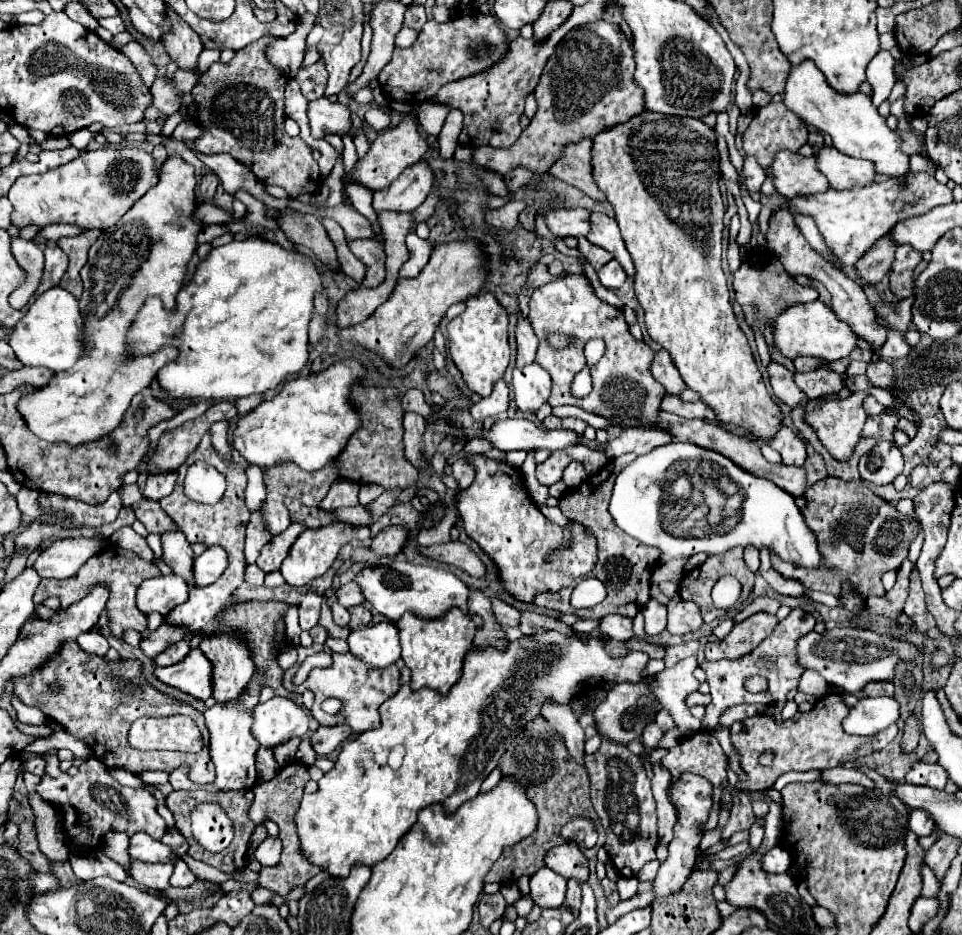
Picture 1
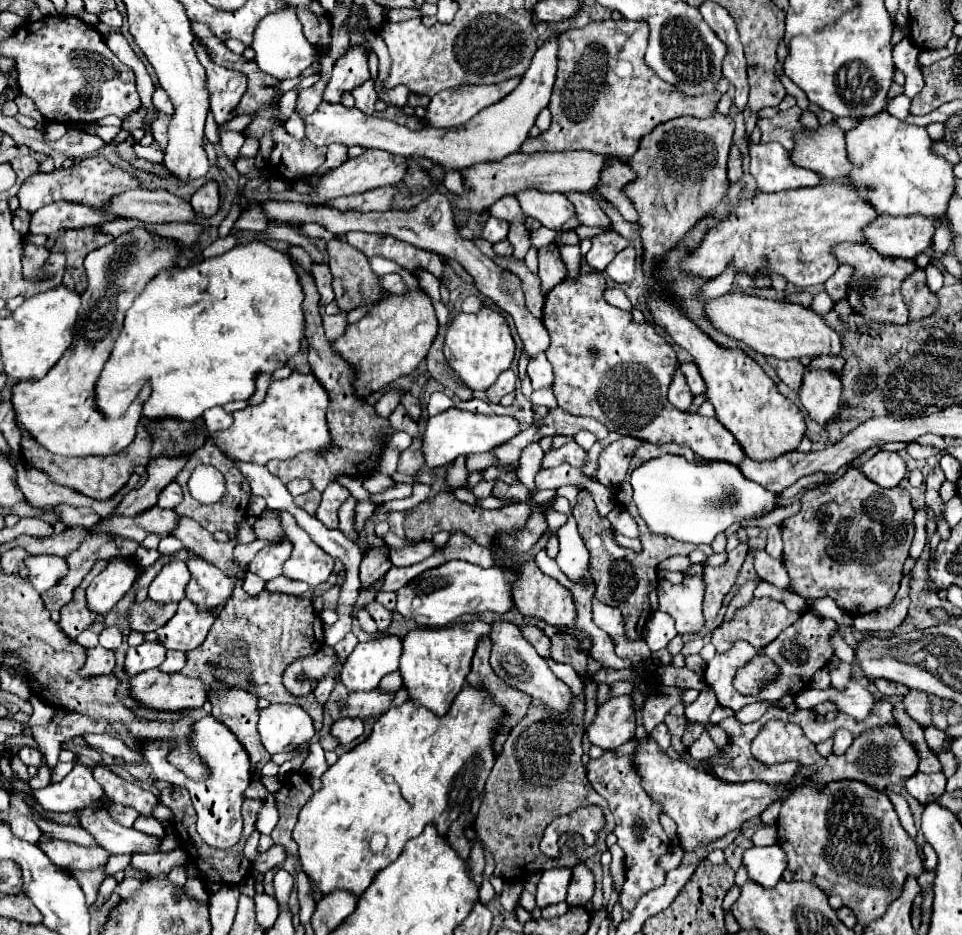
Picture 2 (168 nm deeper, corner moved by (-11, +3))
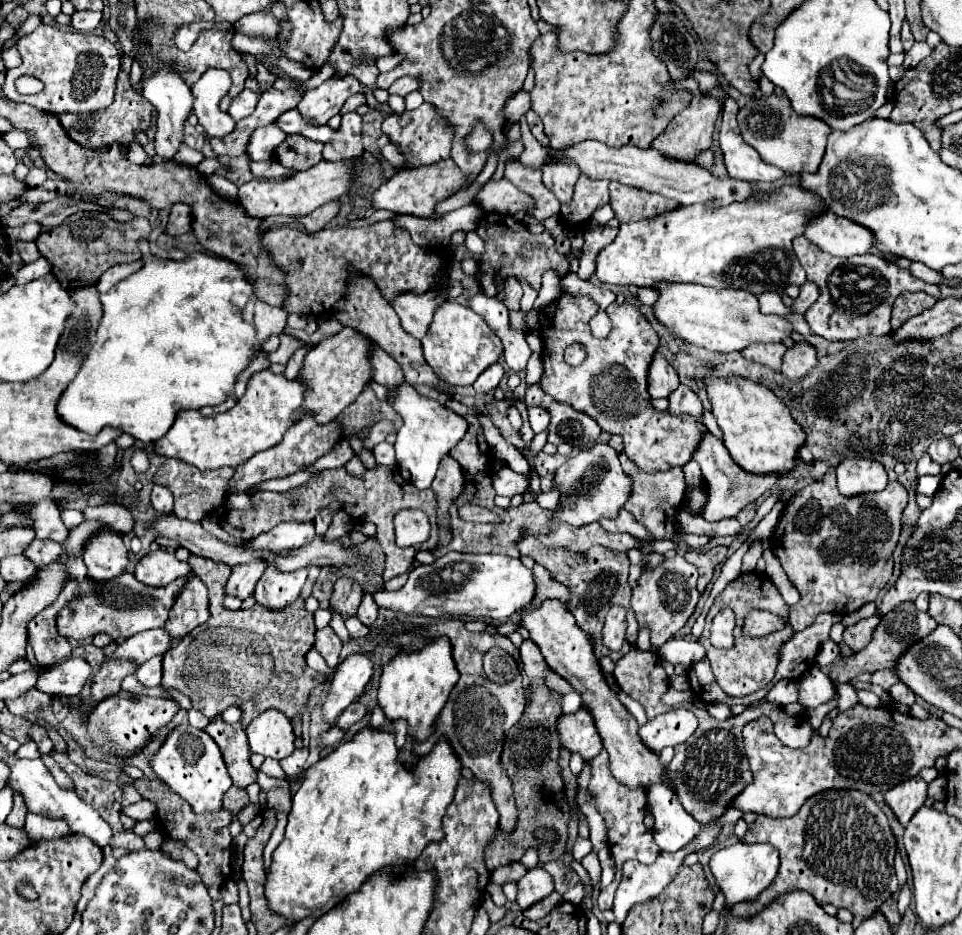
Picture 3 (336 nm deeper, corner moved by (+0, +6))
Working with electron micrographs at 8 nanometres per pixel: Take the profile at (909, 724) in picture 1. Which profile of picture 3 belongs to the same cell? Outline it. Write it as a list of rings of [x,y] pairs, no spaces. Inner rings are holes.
[[[897,682],[897,684],[889,690],[889,694],[891,694],[891,698],[893,698],[895,702],[899,702],[899,704],[903,704],[903,706],[911,706],[911,704],[915,702],[913,690],[911,690],[907,684],[903,684],[903,682]]]

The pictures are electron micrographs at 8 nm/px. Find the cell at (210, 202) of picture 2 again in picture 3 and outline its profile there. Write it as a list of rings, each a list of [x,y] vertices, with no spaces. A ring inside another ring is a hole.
[[[173,204],[167,226],[165,226],[165,234],[179,236],[179,234],[191,232],[191,220],[193,218],[191,218],[191,210],[187,204]]]

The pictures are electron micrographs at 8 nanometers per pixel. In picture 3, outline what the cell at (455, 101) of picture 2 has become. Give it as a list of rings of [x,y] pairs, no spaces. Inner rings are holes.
[[[427,102],[421,104],[417,110],[405,110],[403,114],[387,116],[383,122],[383,132],[391,138],[391,144],[397,146],[399,154],[405,160],[405,168],[427,166],[449,158],[453,130],[447,126],[445,120],[437,116],[437,110]]]

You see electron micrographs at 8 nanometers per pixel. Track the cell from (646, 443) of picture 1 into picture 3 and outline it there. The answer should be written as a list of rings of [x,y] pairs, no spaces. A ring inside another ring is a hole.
[[[595,444],[591,448],[579,450],[571,456],[561,468],[553,474],[553,490],[559,490],[559,504],[553,510],[551,524],[557,526],[561,522],[579,528],[599,518],[617,518],[619,510],[625,508],[625,500],[629,500],[629,492],[633,492],[631,478],[623,472],[615,450],[609,444]]]

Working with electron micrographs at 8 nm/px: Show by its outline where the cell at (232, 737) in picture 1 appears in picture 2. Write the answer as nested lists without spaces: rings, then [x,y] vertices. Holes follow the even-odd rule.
[[[212,715],[196,721],[194,725],[194,733],[192,733],[192,743],[196,747],[196,751],[200,753],[200,757],[208,763],[210,767],[210,779],[196,783],[192,779],[186,779],[184,774],[170,765],[166,761],[166,753],[172,749],[170,741],[150,741],[144,743],[142,753],[146,757],[146,761],[152,765],[154,775],[162,781],[168,781],[172,785],[180,785],[186,787],[192,795],[192,803],[194,809],[198,813],[198,833],[200,837],[216,849],[230,849],[240,841],[242,835],[242,813],[240,813],[240,805],[244,799],[244,791],[248,789],[250,781],[252,781],[252,765],[248,759],[248,753],[244,751],[242,743],[236,739],[236,735],[232,735],[232,731],[228,731],[228,727],[224,727],[220,721],[212,719]]]

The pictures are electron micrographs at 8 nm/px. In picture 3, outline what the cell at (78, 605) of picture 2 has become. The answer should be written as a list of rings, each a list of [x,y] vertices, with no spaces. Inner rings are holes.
[[[75,582],[71,584],[65,584],[63,592],[57,596],[57,600],[45,608],[41,614],[37,614],[29,624],[27,624],[27,640],[33,648],[33,654],[35,654],[35,660],[39,662],[39,666],[47,668],[47,666],[53,666],[61,660],[65,660],[69,654],[71,654],[71,646],[67,640],[63,640],[59,634],[57,634],[57,628],[55,628],[55,616],[57,612],[73,598],[73,596],[79,596],[79,588]]]

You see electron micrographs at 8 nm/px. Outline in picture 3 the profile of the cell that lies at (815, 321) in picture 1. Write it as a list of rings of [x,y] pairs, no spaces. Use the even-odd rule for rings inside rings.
[[[661,282],[653,286],[659,298],[653,304],[653,316],[665,330],[691,346],[699,346],[711,352],[739,352],[757,342],[783,342],[789,338],[791,322],[781,316],[765,316],[759,310],[757,296],[745,290],[717,290],[697,284],[669,284]]]

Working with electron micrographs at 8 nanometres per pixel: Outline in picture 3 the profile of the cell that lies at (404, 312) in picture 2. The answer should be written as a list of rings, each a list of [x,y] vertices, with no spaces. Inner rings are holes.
[[[347,326],[339,334],[311,348],[303,358],[303,368],[297,376],[299,382],[305,386],[305,400],[295,416],[295,422],[301,420],[301,416],[313,412],[319,424],[329,424],[339,416],[343,408],[355,402],[363,386],[367,386],[367,382],[373,378],[371,364],[369,364],[369,350],[371,350],[371,342]]]

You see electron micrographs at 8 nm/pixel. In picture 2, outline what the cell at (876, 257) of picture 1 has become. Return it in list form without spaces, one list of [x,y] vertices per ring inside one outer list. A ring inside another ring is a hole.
[[[842,265],[842,267],[824,283],[828,295],[830,295],[834,301],[846,299],[846,295],[848,295],[848,285],[850,285],[850,281],[852,281],[852,275],[854,275],[854,267],[852,267],[852,265]]]

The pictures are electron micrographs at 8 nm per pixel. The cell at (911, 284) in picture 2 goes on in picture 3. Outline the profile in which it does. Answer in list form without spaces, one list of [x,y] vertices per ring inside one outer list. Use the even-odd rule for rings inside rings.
[[[907,292],[899,296],[893,304],[893,318],[891,318],[891,328],[897,330],[901,324],[905,324],[909,318],[921,314],[927,308],[933,308],[937,300],[933,296],[927,296],[925,292]]]

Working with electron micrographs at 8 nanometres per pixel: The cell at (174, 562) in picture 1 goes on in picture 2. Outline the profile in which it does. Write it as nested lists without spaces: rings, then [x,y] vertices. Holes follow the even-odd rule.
[[[190,555],[186,565],[192,573],[192,579],[186,587],[186,597],[202,609],[224,605],[232,595],[238,579],[228,579],[218,567],[212,567],[198,555]]]

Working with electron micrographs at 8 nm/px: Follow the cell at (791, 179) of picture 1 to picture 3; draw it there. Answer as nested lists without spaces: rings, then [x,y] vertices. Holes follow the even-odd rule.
[[[727,98],[723,102],[723,120],[719,128],[719,148],[723,152],[723,164],[731,178],[747,180],[753,184],[759,182],[775,182],[785,172],[781,172],[777,166],[769,166],[761,160],[757,152],[745,140],[741,138],[739,124],[737,124],[737,112],[739,106],[735,100]]]

